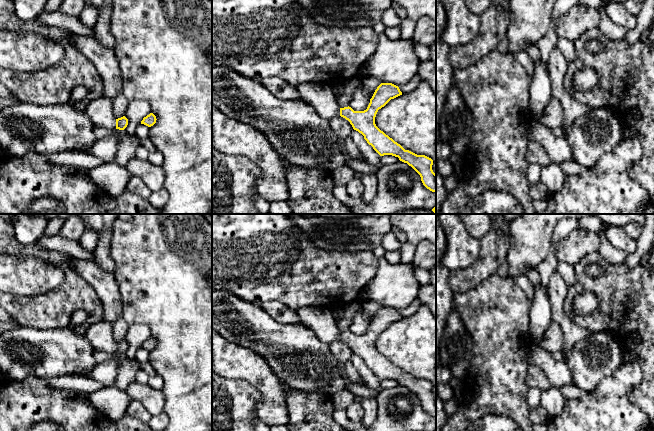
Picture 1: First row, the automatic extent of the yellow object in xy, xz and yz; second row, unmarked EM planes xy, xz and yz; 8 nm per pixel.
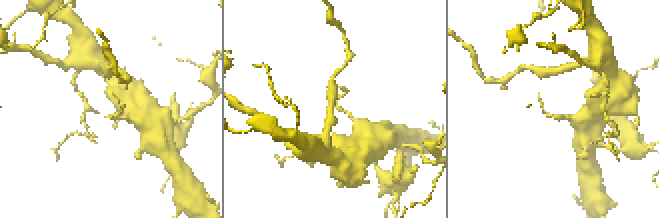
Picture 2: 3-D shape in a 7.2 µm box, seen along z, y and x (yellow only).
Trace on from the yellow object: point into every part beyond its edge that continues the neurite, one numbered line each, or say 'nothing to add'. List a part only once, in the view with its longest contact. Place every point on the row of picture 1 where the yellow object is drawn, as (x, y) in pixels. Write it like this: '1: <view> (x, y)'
1: xy (100, 112)

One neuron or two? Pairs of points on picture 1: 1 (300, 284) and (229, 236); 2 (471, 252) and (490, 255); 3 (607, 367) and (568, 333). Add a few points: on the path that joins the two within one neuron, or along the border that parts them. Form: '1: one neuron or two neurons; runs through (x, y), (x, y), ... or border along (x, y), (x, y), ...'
1: one neuron; runs through (282, 276), (247, 246)
2: two neurons; border along (480, 240), (478, 257), (470, 265), (461, 268)
3: two neurons; border along (594, 332), (563, 352)

